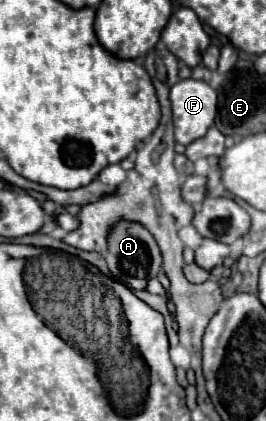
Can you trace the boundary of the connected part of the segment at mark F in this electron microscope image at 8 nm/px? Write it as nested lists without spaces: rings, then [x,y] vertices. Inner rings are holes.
[[[183,79],[169,91],[175,139],[189,145],[201,139],[213,125],[217,115],[217,93],[209,83],[197,79]]]

